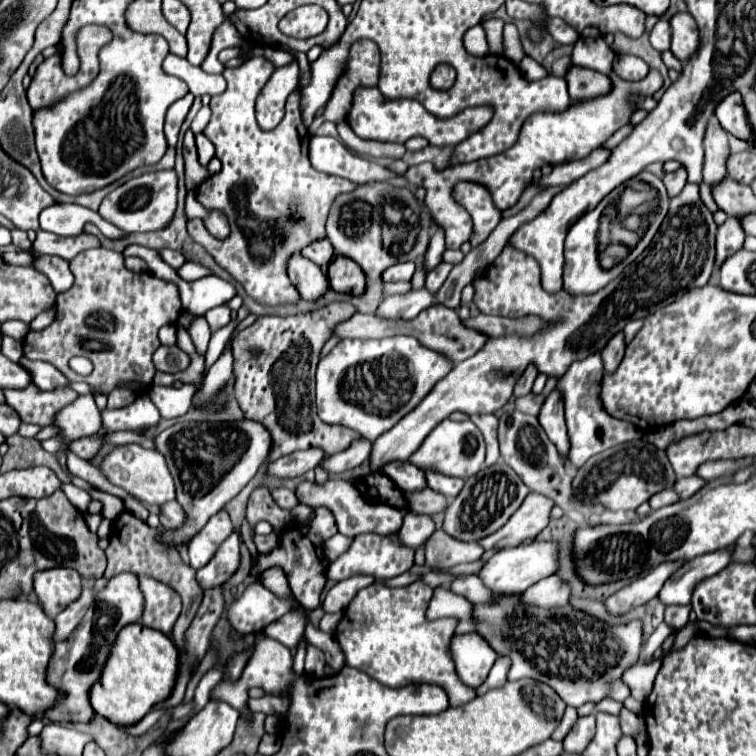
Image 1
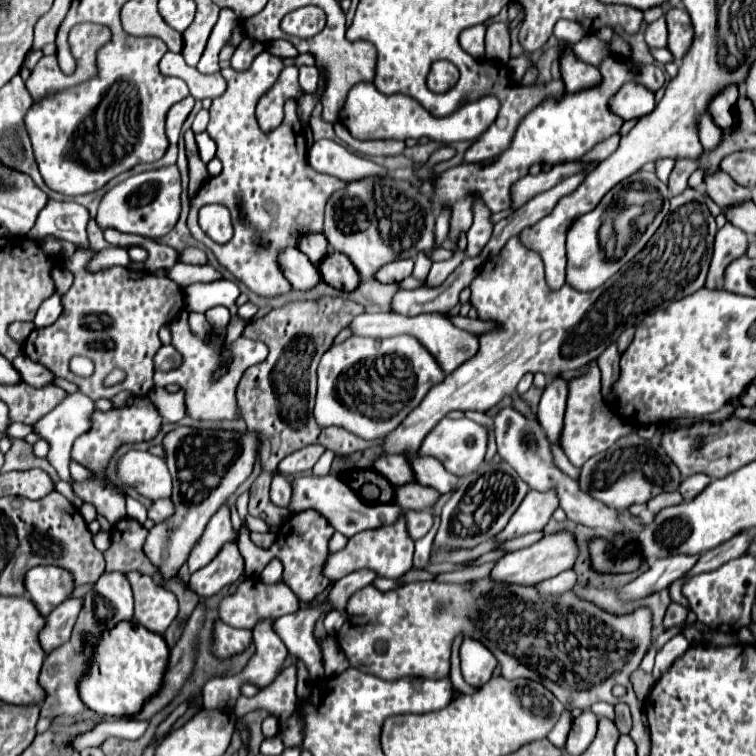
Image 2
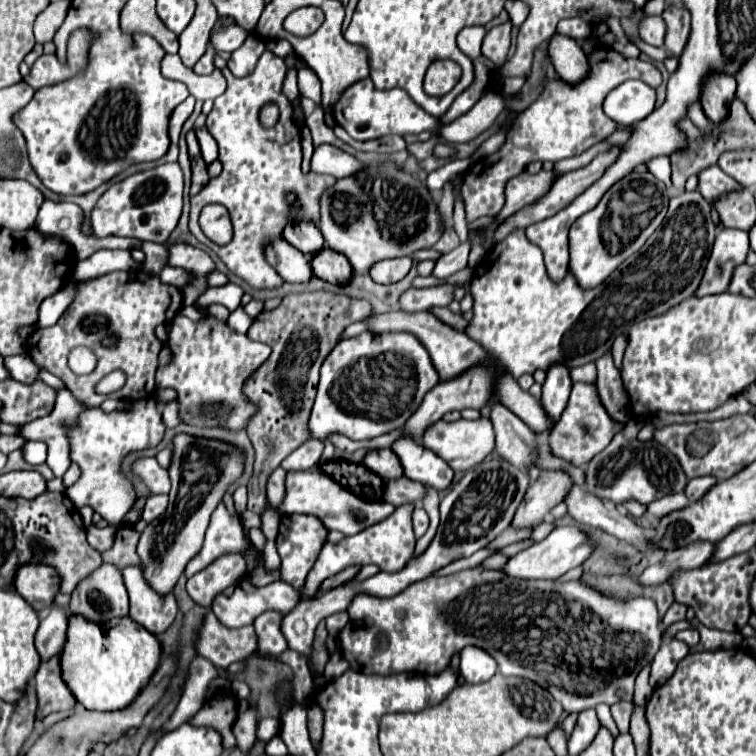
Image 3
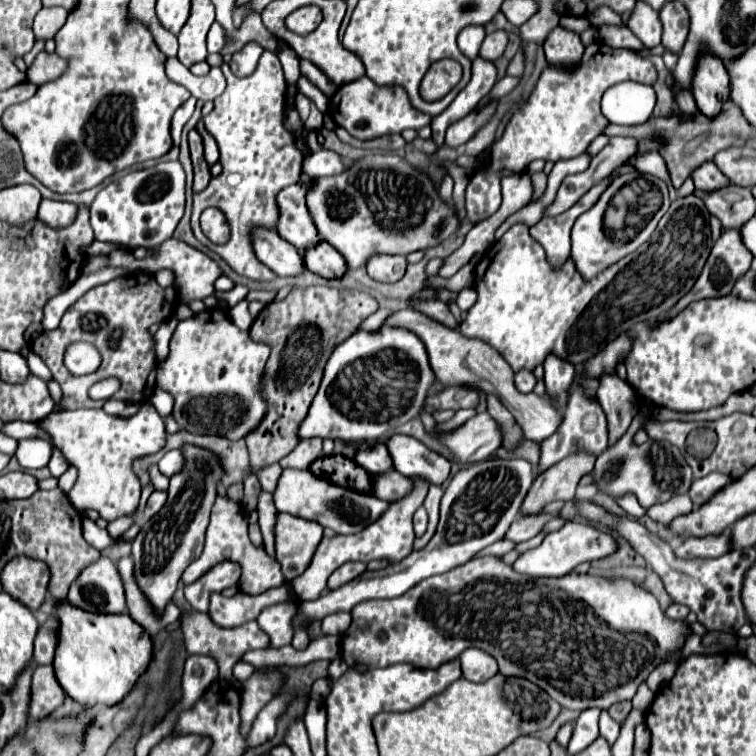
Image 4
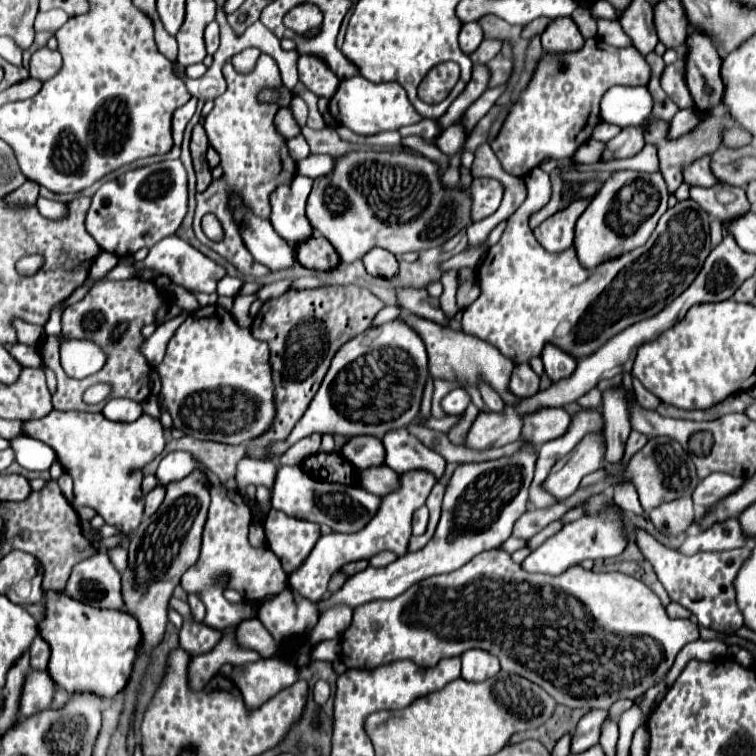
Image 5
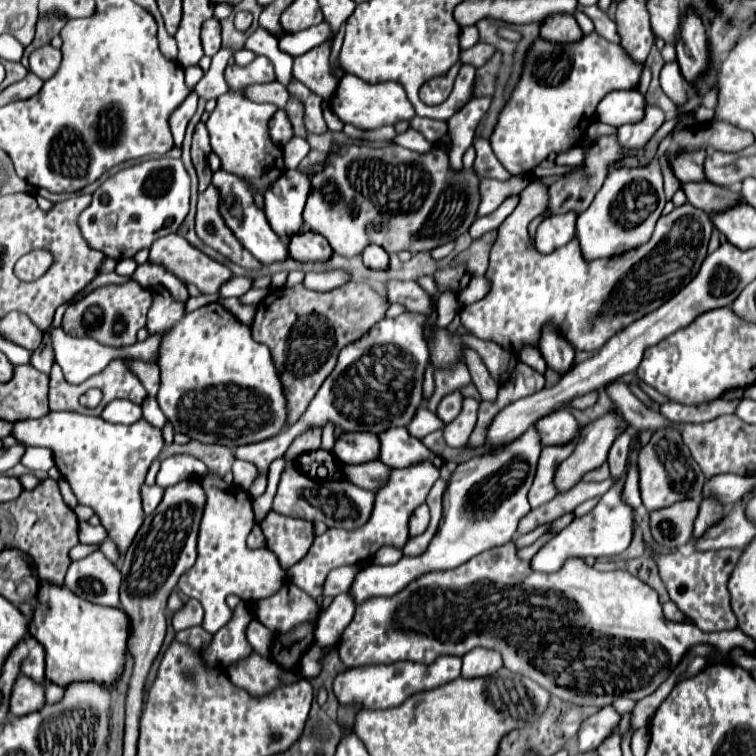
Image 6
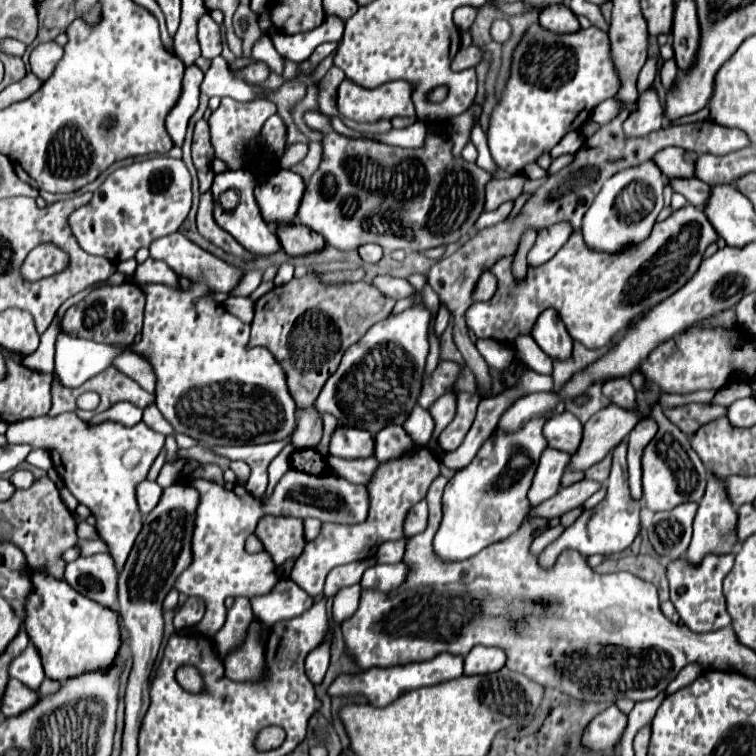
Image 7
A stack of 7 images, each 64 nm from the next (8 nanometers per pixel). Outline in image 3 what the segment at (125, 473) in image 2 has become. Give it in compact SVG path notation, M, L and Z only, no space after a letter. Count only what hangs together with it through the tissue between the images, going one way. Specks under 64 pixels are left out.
M138 458L132 464L132 474L138 482L142 482L150 494L168 494L170 492L170 476L168 470L158 464L156 458Z

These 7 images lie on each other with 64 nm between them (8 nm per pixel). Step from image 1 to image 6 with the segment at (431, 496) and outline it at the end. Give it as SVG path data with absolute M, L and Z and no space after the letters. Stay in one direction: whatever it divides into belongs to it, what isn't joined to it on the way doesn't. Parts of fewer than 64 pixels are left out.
M372 460L366 464L352 464L352 466L342 464L342 468L344 468L344 476L348 476L346 478L348 482L372 492L384 486L390 476L390 468L386 464L380 464L380 460Z

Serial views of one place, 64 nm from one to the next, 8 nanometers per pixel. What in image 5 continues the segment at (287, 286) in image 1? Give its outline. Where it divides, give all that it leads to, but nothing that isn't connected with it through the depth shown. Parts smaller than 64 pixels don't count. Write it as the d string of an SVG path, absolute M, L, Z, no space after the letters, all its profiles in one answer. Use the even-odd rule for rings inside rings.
M260 54L256 68L250 74L238 74L234 72L232 64L224 64L224 78L228 82L228 90L214 100L212 112L204 120L204 130L208 134L208 140L212 148L220 154L220 166L224 170L224 176L218 180L212 180L212 184L196 194L196 214L194 214L194 234L196 238L218 252L222 258L226 258L236 270L248 276L266 276L270 270L264 266L254 266L252 254L244 248L244 242L240 240L240 228L236 228L236 220L232 220L232 208L228 208L228 200L232 196L238 196L244 200L244 206L264 220L268 220L272 208L270 208L270 194L280 186L288 184L296 176L296 162L290 156L286 138L276 130L274 118L278 112L276 102L260 102L258 92L264 88L282 88L282 78L276 60L268 54ZM206 212L212 212L218 216L218 220L224 226L224 240L222 242L208 242L208 238L198 230L200 220Z

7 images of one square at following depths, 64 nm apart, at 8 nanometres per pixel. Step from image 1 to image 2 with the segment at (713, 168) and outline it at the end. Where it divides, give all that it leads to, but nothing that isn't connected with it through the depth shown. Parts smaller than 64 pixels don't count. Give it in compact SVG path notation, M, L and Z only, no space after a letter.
M708 114L700 116L700 118L698 118L698 130L700 130L700 142L702 142L704 150L716 148L716 144L720 144L722 130L714 124L712 116L708 116Z

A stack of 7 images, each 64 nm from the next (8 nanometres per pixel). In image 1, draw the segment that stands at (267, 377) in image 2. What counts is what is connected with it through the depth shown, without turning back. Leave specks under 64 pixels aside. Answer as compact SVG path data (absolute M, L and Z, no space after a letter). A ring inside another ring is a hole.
M332 302L310 314L296 316L262 316L248 328L244 328L234 344L234 394L246 418L262 422L272 434L270 462L296 450L320 448L324 454L336 454L344 450L358 432L344 426L324 424L314 406L314 372L318 354L332 328L350 318L356 308L348 302ZM252 348L260 348L260 356L252 356ZM262 486L262 488L256 488L250 496L250 502L248 502L248 512L246 512L246 520L250 524L250 530L252 530L252 538L254 538L254 526L260 522L260 520L268 520L270 524L274 524L276 530L282 530L282 526L286 526L292 518L290 518L290 512L280 508L274 500L272 500L272 494Z

